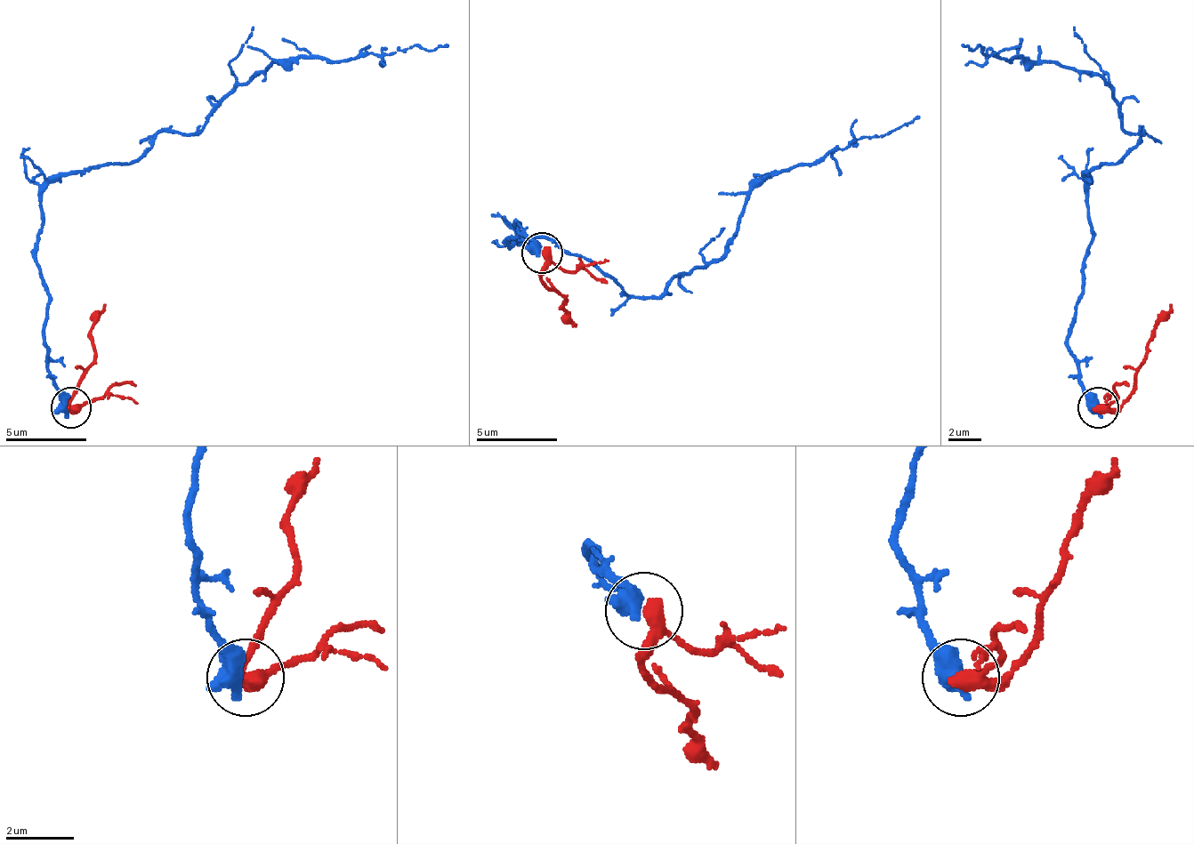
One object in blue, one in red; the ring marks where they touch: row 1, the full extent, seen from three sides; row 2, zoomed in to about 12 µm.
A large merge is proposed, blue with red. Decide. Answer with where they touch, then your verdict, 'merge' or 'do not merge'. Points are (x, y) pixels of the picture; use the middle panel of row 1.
at (542, 253); do not merge

